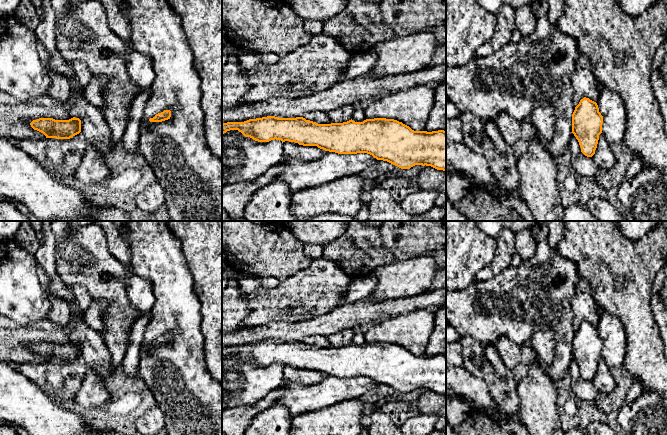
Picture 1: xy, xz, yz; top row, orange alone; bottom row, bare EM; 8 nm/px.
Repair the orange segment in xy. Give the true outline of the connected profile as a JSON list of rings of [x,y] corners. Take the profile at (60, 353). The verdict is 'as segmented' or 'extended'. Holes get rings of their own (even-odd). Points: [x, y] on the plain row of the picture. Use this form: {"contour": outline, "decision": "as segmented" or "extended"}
{"contour": [[[39,342],[30,347],[34,354],[43,357],[46,362],[70,363],[81,356],[81,344],[55,344],[53,342]]], "decision": "as segmented"}

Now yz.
{"contour": [[[584,321],[572,338],[572,357],[581,371],[581,376],[592,381],[602,357],[603,340],[596,326]]], "decision": "as segmented"}

